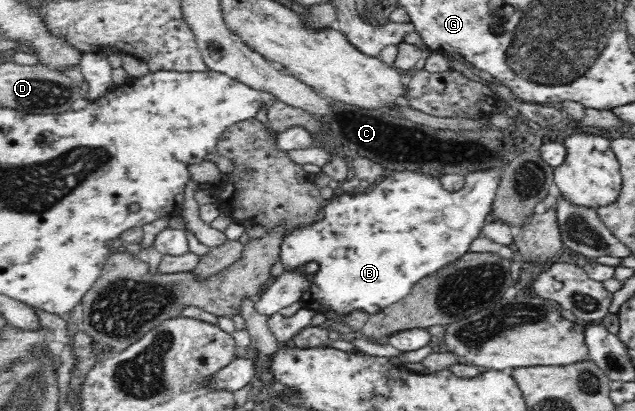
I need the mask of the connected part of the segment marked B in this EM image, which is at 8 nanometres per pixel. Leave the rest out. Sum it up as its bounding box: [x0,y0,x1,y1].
[279,170,502,315]

